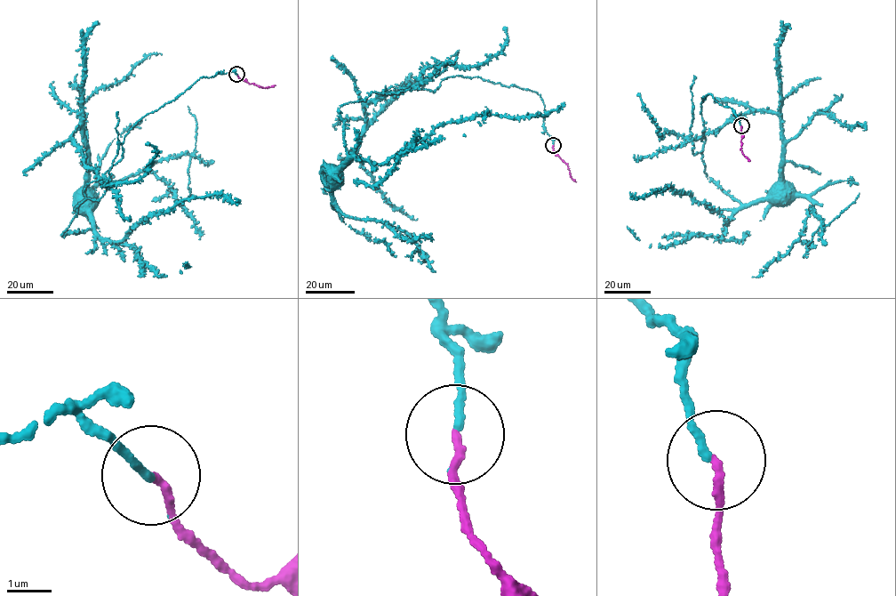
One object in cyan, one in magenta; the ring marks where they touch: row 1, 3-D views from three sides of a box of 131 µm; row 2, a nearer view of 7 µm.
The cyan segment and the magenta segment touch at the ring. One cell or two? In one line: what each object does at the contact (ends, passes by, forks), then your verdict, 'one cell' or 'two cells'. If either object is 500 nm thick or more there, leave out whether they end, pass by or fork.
cyan ends; magenta ends; one cell

